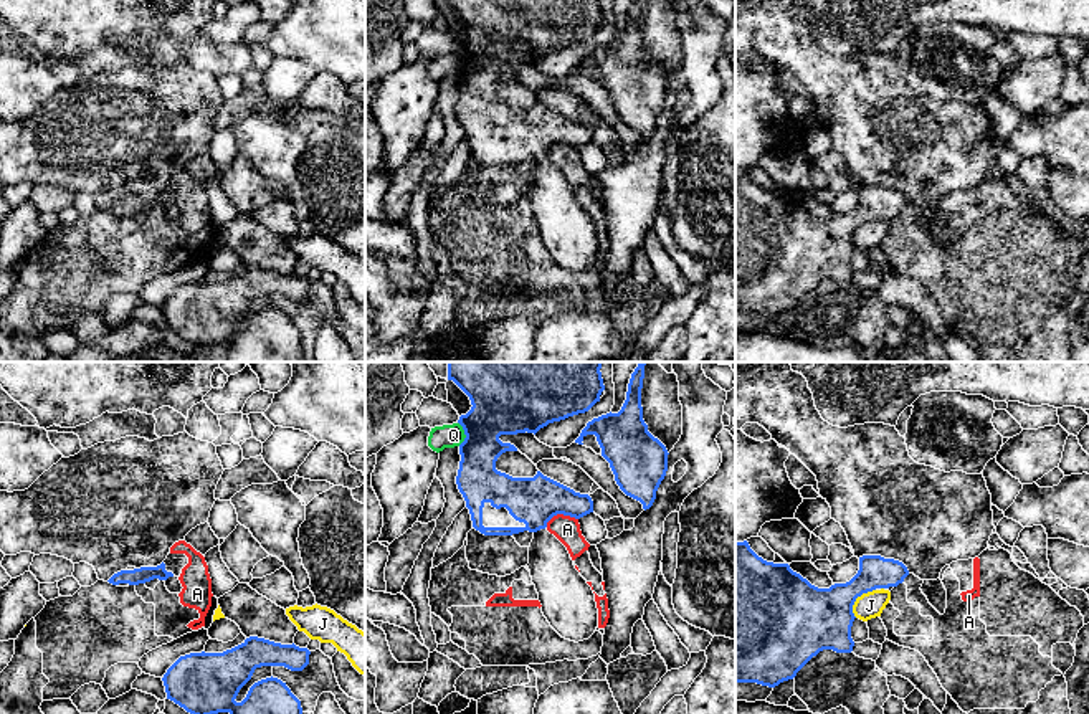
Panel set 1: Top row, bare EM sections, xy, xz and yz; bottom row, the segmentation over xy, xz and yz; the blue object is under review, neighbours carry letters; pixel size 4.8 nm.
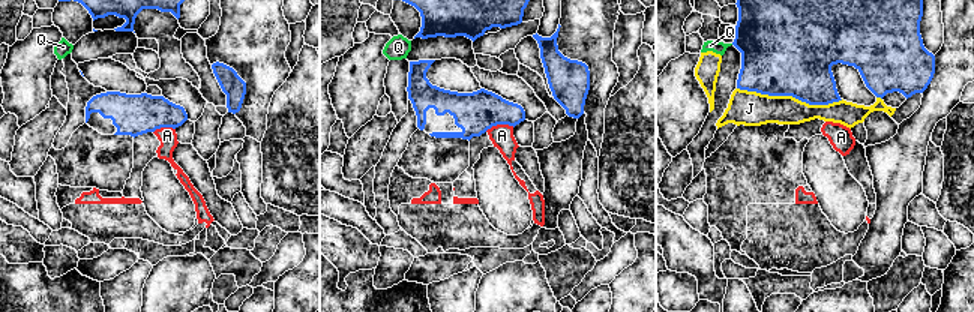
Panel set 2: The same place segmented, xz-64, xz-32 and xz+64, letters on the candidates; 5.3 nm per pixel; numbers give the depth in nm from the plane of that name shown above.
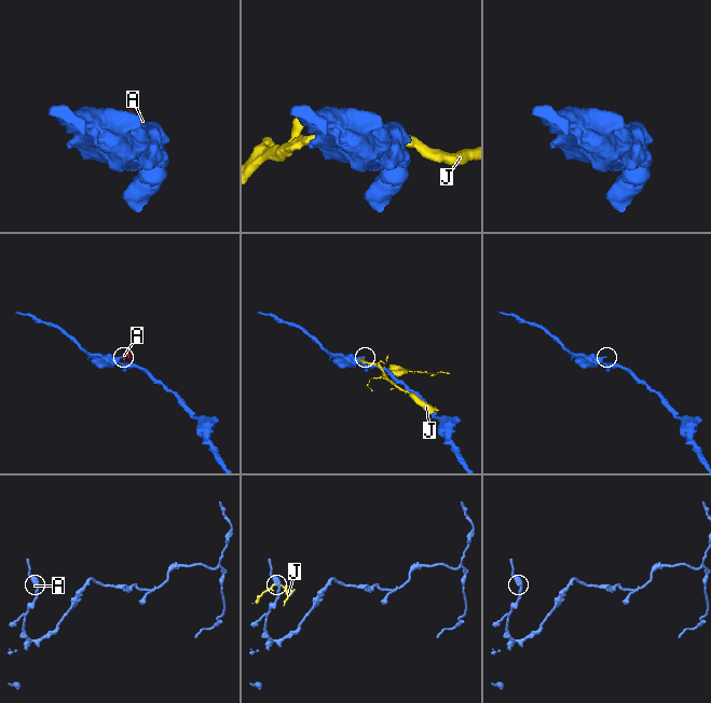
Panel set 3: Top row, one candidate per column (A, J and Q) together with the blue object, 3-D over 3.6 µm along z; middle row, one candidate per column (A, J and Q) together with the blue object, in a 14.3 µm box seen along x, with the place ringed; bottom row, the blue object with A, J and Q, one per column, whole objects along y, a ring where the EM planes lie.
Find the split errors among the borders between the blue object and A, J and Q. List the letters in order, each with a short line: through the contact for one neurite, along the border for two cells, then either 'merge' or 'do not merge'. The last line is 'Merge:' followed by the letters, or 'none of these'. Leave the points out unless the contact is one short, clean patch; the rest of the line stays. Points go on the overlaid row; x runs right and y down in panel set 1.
A: line xz (577, 518), (556, 514), (546, 526); do not merge
J: do not merge
Q: line xz (458, 422), (465, 435), (460, 445); do not merge
Merge: none of these

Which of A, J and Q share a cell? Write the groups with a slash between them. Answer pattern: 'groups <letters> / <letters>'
groups A / J Q

